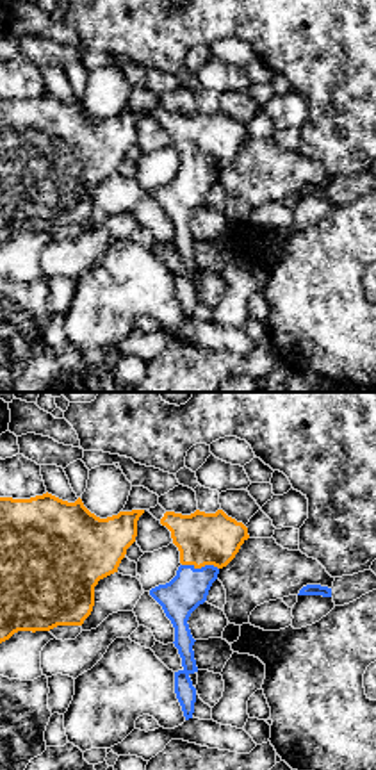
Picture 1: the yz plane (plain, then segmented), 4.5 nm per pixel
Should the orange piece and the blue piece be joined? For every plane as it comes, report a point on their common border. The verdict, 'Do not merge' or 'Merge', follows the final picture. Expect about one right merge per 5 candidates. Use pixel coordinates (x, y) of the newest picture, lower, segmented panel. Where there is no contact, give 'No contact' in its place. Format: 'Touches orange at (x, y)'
Touches orange at (200, 567)

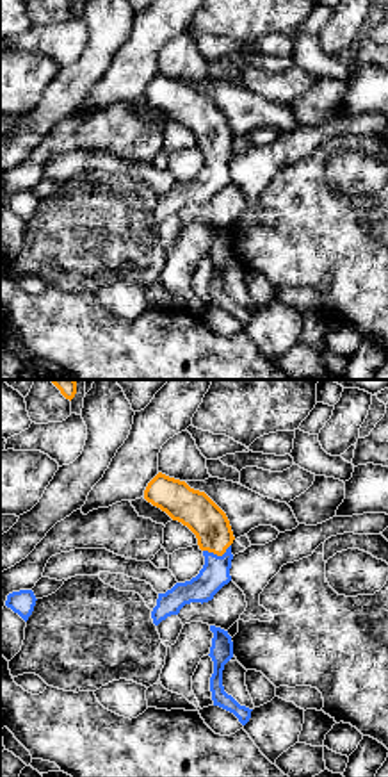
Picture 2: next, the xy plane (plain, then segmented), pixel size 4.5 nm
Touches orange at (218, 555)

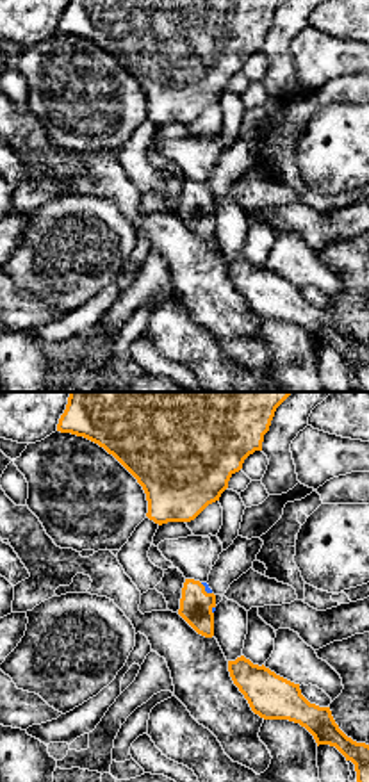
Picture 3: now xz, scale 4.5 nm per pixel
Touches orange at (204, 590)

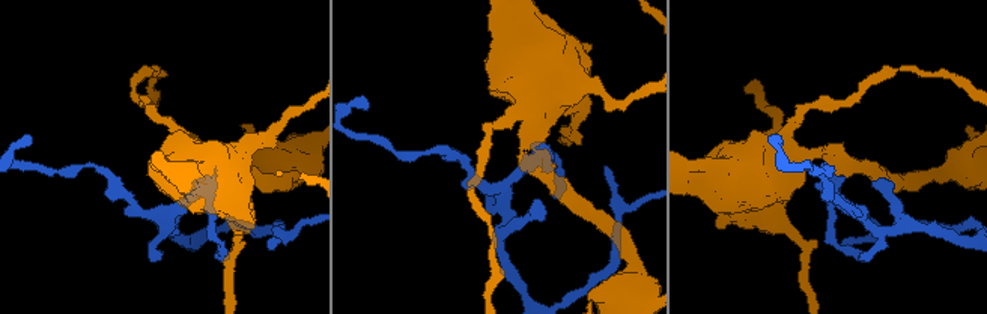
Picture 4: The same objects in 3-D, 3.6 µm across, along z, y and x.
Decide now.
Merge

